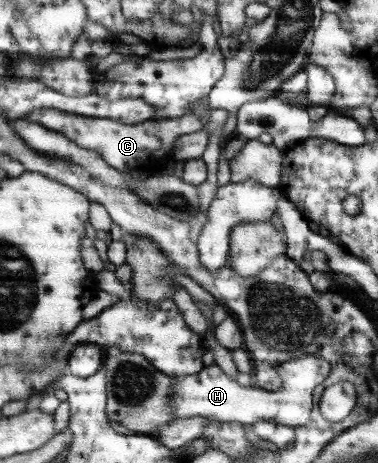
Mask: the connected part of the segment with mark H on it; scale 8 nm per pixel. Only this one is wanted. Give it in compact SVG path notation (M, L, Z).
M307 355L301 359L291 359L275 364L283 381L278 391L266 391L255 385L243 386L227 375L217 364L205 366L198 374L175 377L172 385L171 406L175 408L175 418L207 418L208 420L237 422L243 426L259 421L275 421L289 427L299 427L310 423L310 415L315 407L314 390L330 374L331 365L326 359Z

